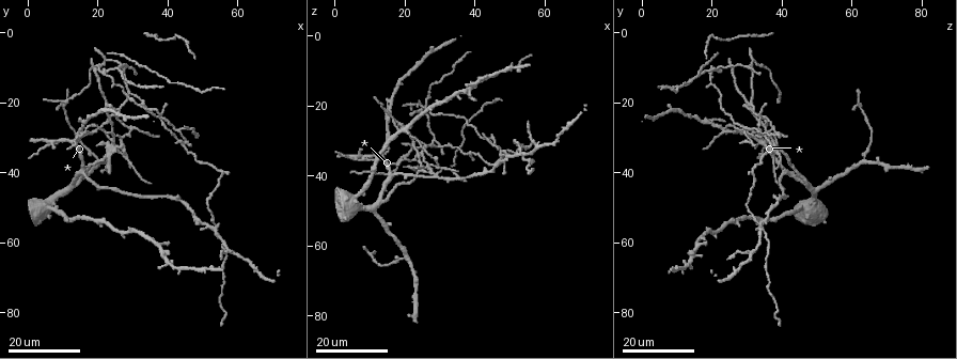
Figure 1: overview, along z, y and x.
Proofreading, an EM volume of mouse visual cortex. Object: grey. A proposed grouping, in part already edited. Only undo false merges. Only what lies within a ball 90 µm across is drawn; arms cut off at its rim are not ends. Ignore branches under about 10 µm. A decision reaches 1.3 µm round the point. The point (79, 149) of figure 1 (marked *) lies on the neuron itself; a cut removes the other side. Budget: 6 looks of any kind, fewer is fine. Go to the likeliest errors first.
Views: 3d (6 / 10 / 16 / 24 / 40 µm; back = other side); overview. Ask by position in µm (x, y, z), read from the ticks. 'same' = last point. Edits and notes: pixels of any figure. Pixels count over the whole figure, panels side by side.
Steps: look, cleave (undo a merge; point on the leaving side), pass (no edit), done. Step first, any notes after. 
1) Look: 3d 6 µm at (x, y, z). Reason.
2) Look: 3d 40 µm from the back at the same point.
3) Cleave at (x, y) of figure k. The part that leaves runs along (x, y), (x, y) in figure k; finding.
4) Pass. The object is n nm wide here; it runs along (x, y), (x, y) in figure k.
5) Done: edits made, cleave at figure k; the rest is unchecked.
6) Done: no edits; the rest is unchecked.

Look: 3d 16 µm at (28.5, 9.5, 29.5). Two arms in line, one across.

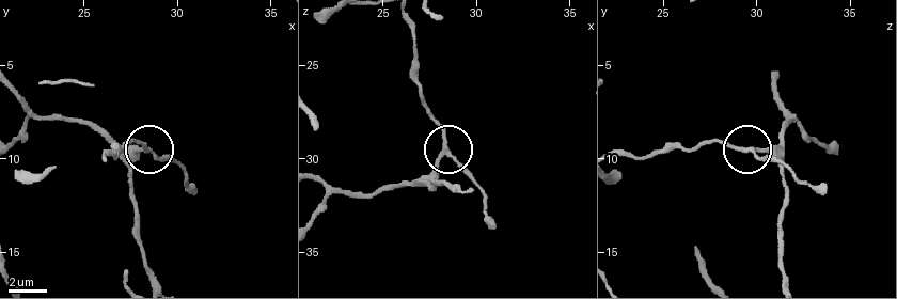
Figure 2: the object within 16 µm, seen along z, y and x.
Look: 3d 10 µm at (28.5, 9.5, 29.7).

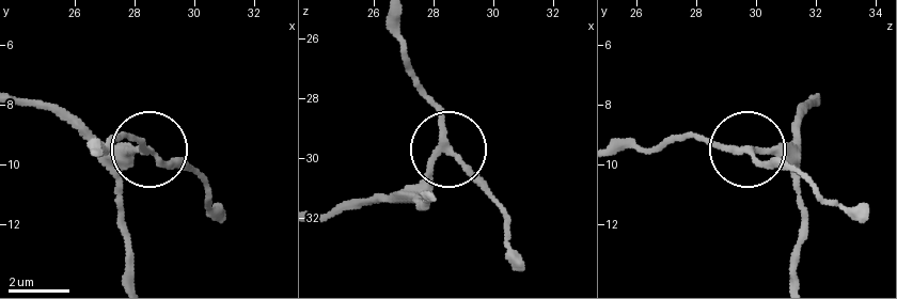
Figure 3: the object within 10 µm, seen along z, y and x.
Pass. One neuron here.

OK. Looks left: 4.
Look: 3d 24 µm at (8.0, 30.5, 35.5). Four-way junction.

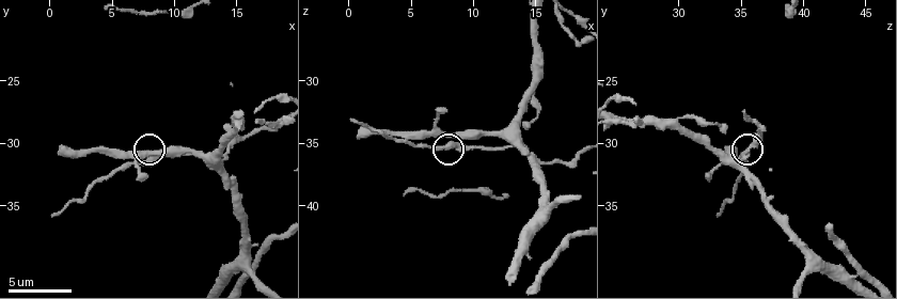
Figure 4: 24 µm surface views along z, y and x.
Look: 3d 10 µm at (8.0, 31.0, 34.8).

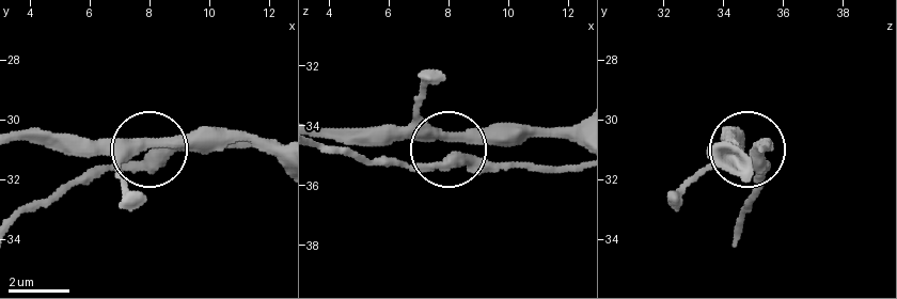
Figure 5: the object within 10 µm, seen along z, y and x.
Look: 3d 6 µm at (8.1, 31.1, 34.9).

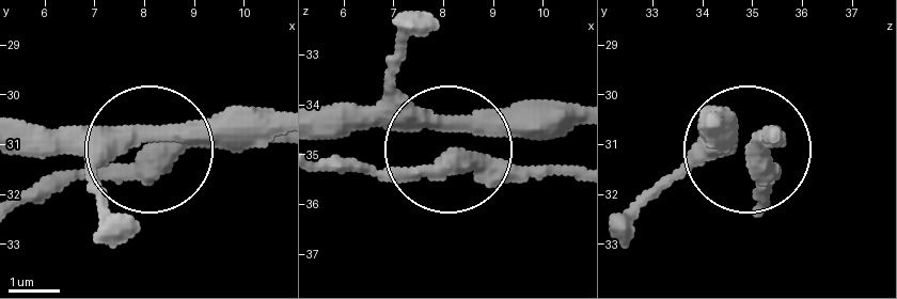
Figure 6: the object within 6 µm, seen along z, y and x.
Pass. One neuron here.

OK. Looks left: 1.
Done: no edits; the rest is unchecked.

